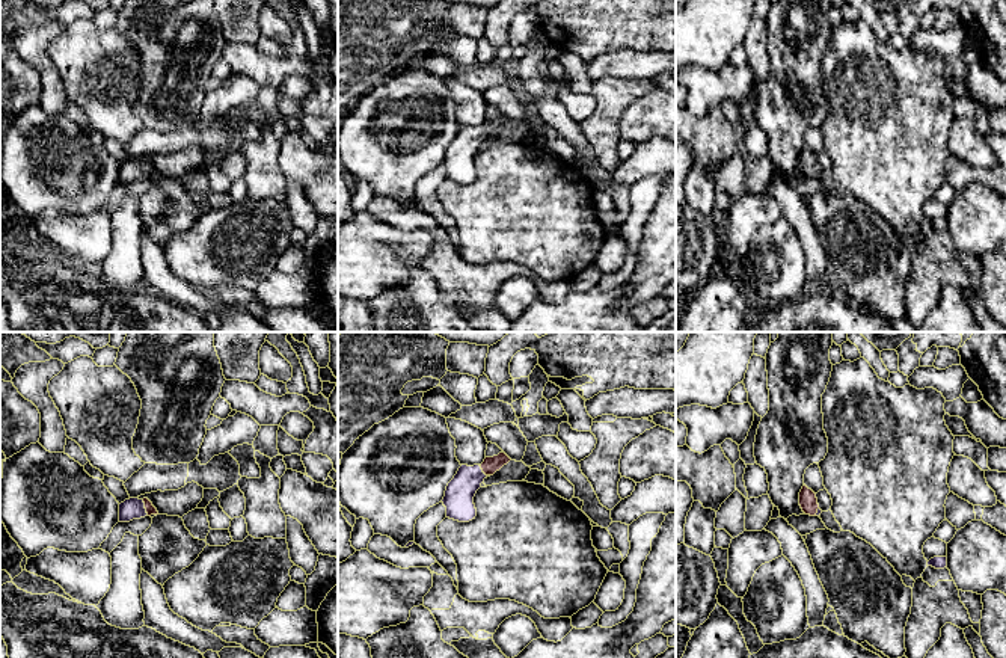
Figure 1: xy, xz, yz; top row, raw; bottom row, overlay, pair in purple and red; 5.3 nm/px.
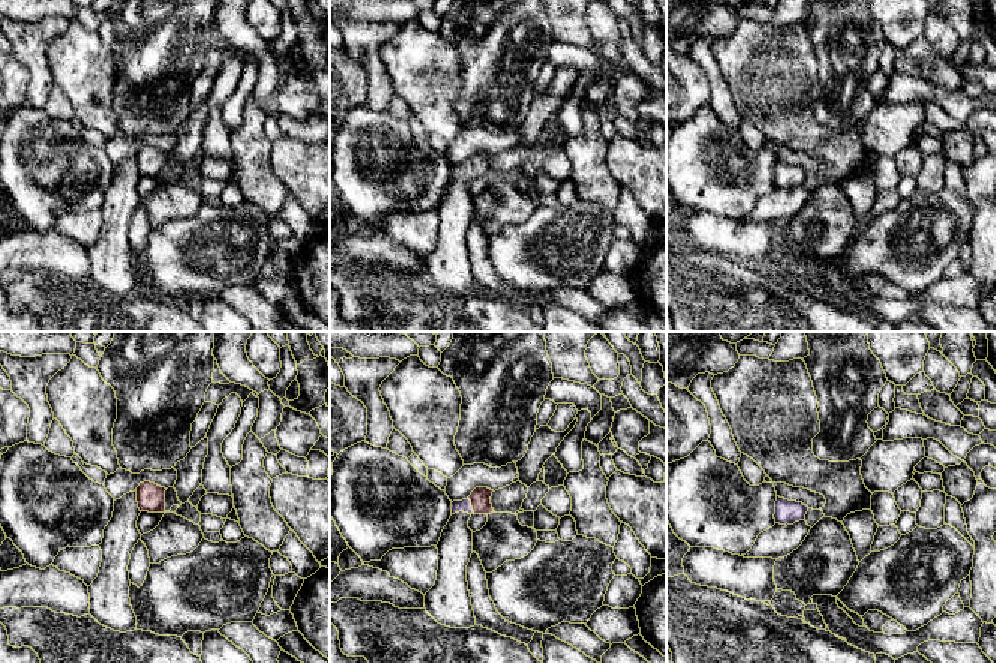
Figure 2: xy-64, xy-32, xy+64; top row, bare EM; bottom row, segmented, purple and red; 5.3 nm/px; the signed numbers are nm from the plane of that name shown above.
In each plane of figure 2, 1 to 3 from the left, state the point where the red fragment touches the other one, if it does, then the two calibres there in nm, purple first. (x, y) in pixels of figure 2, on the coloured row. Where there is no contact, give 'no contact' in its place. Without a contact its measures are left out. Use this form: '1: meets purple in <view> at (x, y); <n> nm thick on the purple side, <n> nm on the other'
1: no contact
2: meets purple in xy-32 at (470, 506); 70 nm thick on the purple side, 110 nm on the other
3: no contact

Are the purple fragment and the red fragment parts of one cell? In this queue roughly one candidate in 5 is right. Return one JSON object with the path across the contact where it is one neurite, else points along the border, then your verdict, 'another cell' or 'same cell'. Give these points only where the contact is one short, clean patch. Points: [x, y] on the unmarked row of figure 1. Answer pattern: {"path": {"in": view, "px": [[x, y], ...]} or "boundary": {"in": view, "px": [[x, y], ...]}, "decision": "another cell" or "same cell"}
{"path": {"in": "xy", "px": [[130, 171], [144, 169], [150, 171]]}, "decision": "same cell"}

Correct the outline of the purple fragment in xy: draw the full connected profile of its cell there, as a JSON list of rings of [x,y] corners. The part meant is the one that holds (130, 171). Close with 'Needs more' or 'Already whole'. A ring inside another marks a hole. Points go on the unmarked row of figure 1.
[[[130,160],[119,166],[119,184],[130,184],[151,177],[158,177],[158,174],[148,160]]]. Needs more

